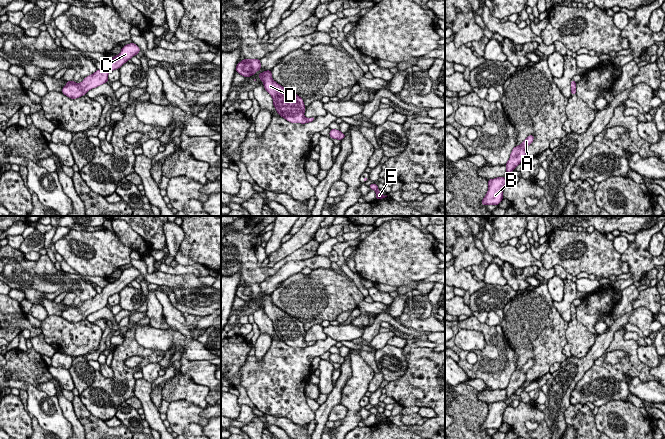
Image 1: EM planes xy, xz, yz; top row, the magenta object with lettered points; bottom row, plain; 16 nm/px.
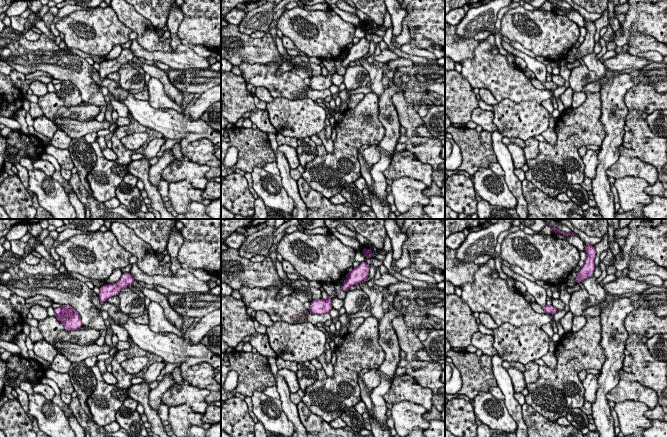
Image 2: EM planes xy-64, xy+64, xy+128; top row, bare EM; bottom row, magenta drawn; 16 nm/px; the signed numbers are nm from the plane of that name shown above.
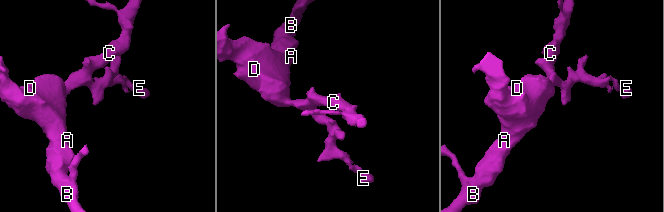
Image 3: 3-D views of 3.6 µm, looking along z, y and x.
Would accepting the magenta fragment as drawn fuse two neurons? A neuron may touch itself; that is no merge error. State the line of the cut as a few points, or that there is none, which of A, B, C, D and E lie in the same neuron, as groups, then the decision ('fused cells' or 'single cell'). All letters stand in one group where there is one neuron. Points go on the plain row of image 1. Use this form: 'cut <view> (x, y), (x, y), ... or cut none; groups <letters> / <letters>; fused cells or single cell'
cut none; groups A B C D E; single cell

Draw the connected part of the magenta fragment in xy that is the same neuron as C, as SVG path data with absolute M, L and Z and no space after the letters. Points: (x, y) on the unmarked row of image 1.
M132 266L123 270L118 279L109 282L102 288L101 293L85 301L81 307L66 305L67 308L62 312L62 317L71 323L76 323L85 319L89 314L107 307L108 298L111 295L119 293L124 287L130 284L133 280L136 280L139 276L139 270Z

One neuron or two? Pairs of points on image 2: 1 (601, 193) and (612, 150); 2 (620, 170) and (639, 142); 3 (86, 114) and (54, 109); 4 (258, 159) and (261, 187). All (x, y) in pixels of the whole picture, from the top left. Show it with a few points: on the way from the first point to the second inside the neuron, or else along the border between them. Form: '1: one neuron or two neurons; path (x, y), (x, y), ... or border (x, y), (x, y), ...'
1: one neuron; path (601, 182), (601, 168), (605, 161)
2: two neurons; border (631, 147), (641, 160), (652, 165)
3: one neuron; path (78, 112), (62, 111)
4: two neurons; border (262, 167), (254, 167), (251, 173)

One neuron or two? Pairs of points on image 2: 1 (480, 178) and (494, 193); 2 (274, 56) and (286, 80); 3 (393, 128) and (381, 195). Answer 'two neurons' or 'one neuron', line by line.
1: one neuron
2: two neurons
3: one neuron

